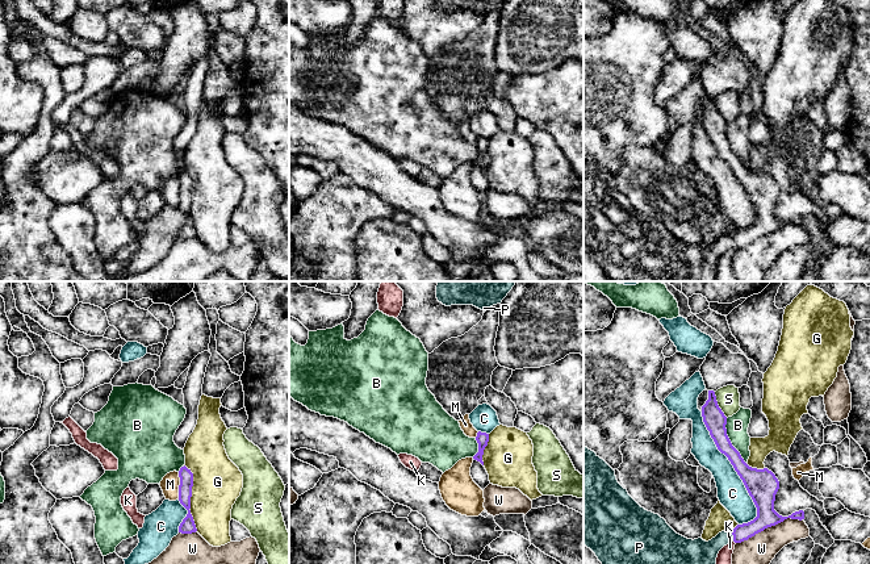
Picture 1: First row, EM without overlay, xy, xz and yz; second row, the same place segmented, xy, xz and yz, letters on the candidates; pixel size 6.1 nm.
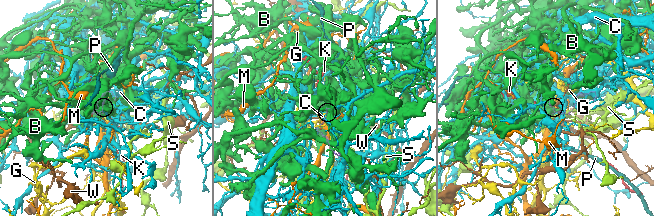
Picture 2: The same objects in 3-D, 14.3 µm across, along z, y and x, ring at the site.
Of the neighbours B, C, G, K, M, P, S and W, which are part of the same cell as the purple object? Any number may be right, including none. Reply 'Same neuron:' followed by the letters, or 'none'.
Same neuron: P

